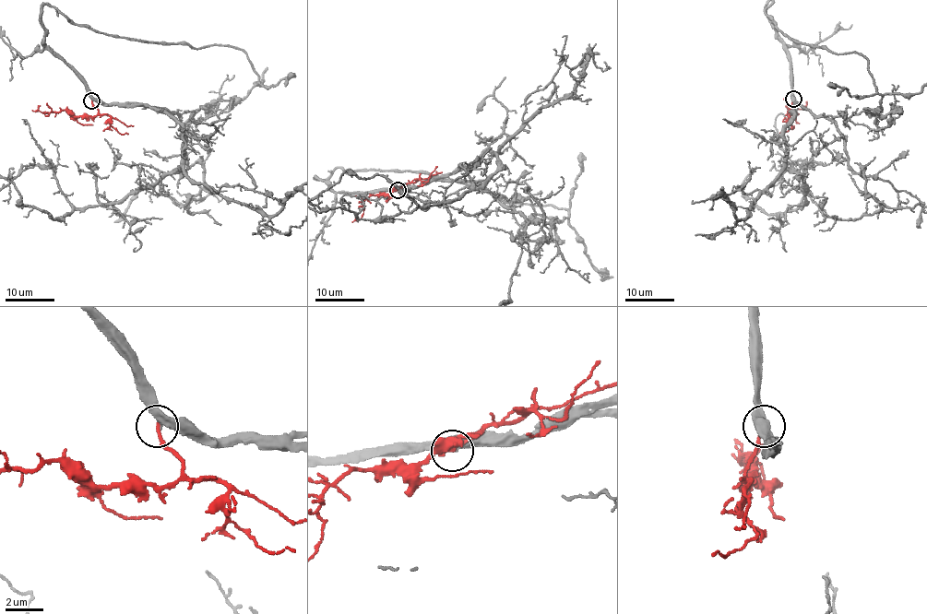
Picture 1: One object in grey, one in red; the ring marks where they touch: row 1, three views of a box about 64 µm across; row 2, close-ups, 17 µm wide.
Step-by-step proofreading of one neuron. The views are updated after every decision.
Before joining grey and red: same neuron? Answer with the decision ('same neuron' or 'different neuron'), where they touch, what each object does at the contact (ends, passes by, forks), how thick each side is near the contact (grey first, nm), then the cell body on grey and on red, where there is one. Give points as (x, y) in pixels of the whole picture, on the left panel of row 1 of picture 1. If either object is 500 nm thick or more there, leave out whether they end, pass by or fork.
same neuron | (91, 100) | grey passes by | red ends | 440/160 nm | grey none | red none

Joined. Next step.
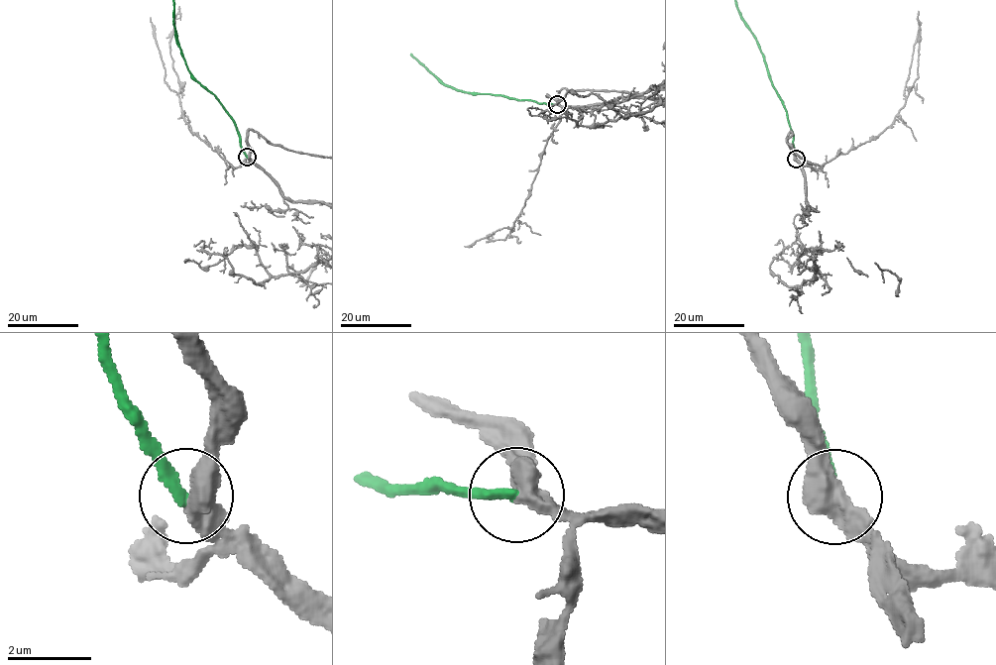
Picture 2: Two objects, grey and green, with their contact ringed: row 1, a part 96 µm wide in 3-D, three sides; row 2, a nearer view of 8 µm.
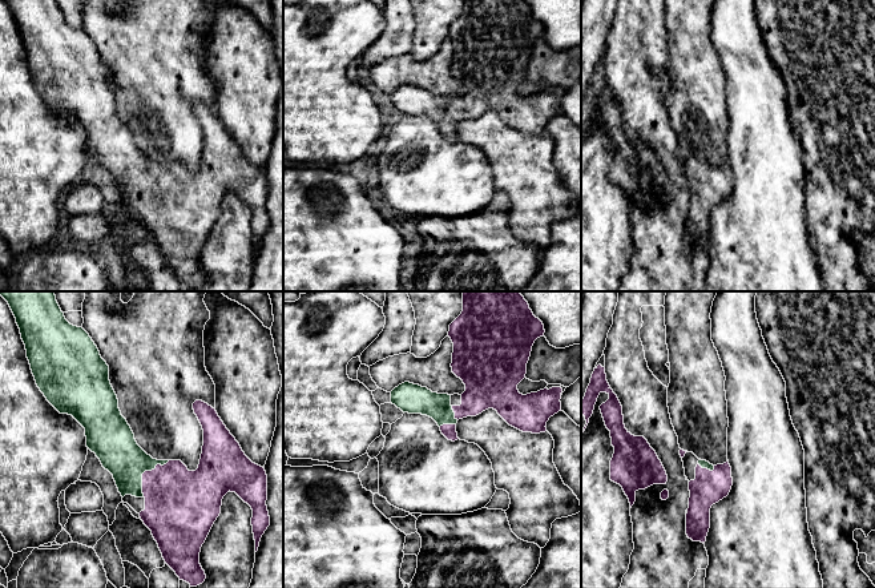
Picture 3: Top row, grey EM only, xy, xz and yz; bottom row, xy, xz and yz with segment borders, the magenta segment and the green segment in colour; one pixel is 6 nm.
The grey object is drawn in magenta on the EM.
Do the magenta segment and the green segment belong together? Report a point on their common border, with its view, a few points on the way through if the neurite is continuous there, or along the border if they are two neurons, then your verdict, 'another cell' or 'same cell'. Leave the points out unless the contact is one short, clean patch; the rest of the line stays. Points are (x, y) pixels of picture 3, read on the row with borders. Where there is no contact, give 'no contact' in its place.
xy (144, 472) | same cell

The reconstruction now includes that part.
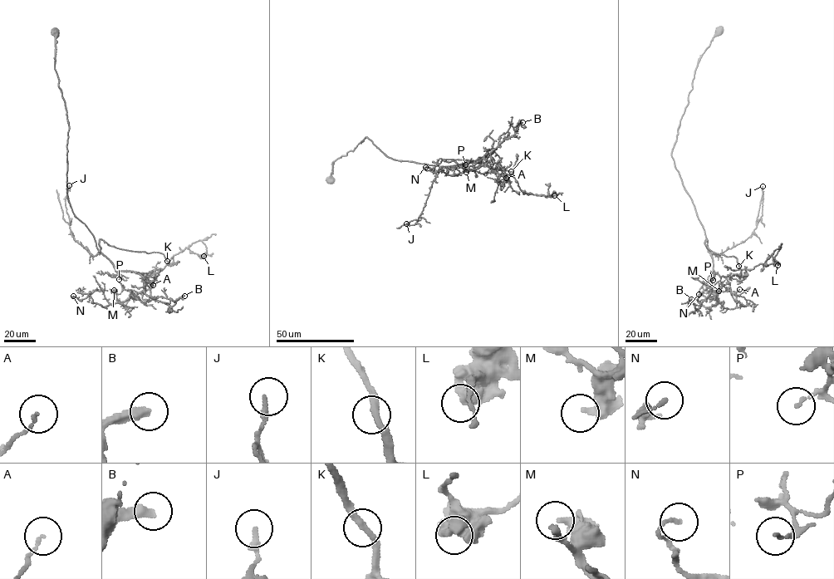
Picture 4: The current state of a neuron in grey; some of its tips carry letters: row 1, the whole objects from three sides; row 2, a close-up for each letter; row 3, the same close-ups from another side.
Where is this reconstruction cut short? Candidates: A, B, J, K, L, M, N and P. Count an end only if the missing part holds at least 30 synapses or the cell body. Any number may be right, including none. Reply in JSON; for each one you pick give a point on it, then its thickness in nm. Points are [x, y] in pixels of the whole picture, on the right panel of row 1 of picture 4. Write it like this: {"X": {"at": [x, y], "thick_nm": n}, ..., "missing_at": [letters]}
{"B": {"at": [691, 299], "thick_nm": 400}, "missing_at": ["B"]}

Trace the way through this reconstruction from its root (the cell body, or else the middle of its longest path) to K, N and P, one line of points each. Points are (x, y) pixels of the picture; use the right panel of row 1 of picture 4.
K: (721, 31), (712, 38), (698, 63), (671, 156), (704, 229), (713, 272), (731, 277), (741, 274), (738, 266)
N: (721, 31), (698, 63), (671, 154), (704, 229), (718, 304), (715, 290), (706, 298), (699, 294)
P: (721, 31), (712, 38), (698, 63), (671, 154), (684, 189), (691, 199), (704, 229), (713, 262), (713, 280)

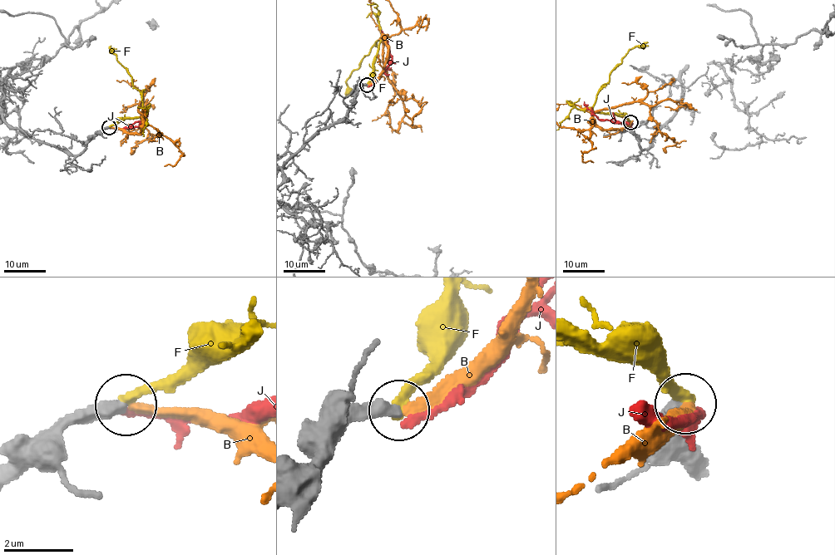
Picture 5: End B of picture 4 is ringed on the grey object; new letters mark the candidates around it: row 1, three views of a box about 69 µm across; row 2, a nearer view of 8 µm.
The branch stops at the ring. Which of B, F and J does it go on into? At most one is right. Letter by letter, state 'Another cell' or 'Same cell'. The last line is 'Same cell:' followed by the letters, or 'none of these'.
B: Same cell
F: Another cell
J: Another cell
Same cell: B

